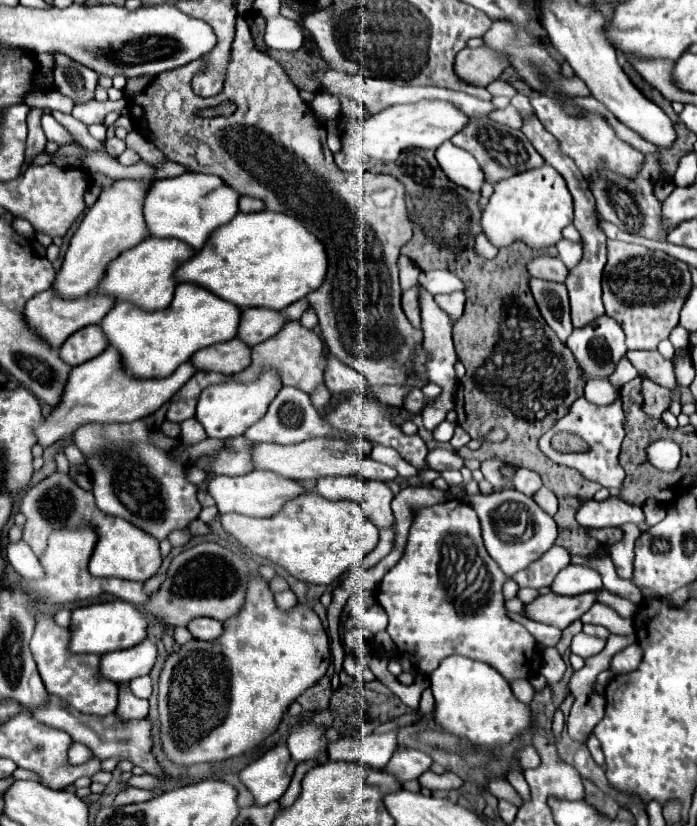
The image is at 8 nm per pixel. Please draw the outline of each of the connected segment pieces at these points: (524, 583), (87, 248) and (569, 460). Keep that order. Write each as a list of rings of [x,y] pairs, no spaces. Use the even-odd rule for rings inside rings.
[[[554,546],[540,560],[532,562],[528,568],[517,572],[514,581],[520,588],[529,587],[539,590],[542,586],[550,586],[556,574],[572,564],[572,556],[566,548]]]
[[[114,180],[110,188],[104,188],[100,198],[84,214],[78,230],[74,232],[68,252],[64,256],[62,270],[54,280],[54,288],[62,298],[84,298],[94,292],[104,278],[108,264],[120,256],[124,250],[140,244],[148,238],[148,228],[144,228],[144,216],[140,204],[144,204],[144,192],[148,192],[150,180]]]
[[[578,398],[572,408],[568,410],[568,414],[564,418],[560,418],[542,438],[540,438],[540,450],[556,464],[560,466],[568,466],[568,468],[574,468],[578,472],[582,472],[584,478],[592,480],[592,482],[598,482],[602,484],[604,488],[622,488],[622,480],[624,480],[624,470],[618,462],[618,452],[620,452],[620,444],[622,444],[622,438],[624,438],[624,412],[622,412],[622,406],[620,402],[612,404],[612,406],[594,406],[590,402],[586,402],[584,398]],[[558,432],[568,432],[568,434],[576,434],[580,436],[584,442],[590,444],[590,452],[580,452],[580,454],[562,454],[562,452],[556,452],[552,446],[550,446],[550,440],[554,434]]]

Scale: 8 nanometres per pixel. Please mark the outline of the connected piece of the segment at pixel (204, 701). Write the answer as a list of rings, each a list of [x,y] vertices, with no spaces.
[[[250,580],[248,584],[248,594],[246,594],[246,604],[242,608],[242,612],[238,616],[234,616],[232,620],[226,620],[224,622],[224,634],[214,640],[212,644],[194,644],[194,646],[186,646],[186,650],[182,648],[182,652],[186,656],[178,656],[178,652],[170,654],[162,666],[162,672],[160,672],[160,682],[158,682],[158,688],[160,688],[160,694],[158,694],[158,718],[160,718],[160,740],[162,740],[162,750],[164,754],[168,756],[170,762],[174,764],[182,764],[182,766],[190,766],[190,764],[200,764],[200,762],[214,762],[214,760],[226,760],[226,758],[232,758],[232,756],[242,756],[246,754],[248,750],[256,748],[262,740],[266,740],[270,734],[276,732],[278,724],[282,722],[282,716],[284,712],[288,710],[288,706],[292,702],[296,702],[296,698],[300,694],[304,694],[310,686],[314,686],[328,670],[330,666],[330,646],[328,646],[328,636],[326,636],[326,630],[320,622],[320,618],[316,616],[316,612],[306,606],[306,604],[296,604],[290,612],[282,612],[276,604],[274,604],[274,596],[268,588],[268,584],[264,580]]]

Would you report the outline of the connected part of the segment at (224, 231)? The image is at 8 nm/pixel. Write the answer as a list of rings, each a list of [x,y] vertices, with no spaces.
[[[262,210],[254,214],[238,212],[230,224],[218,228],[210,236],[208,244],[192,260],[188,260],[176,270],[176,278],[178,282],[196,282],[198,286],[204,286],[206,290],[236,304],[242,310],[244,308],[282,310],[288,304],[320,288],[326,270],[328,270],[328,256],[324,252],[324,244],[320,244],[320,240],[316,240],[316,236],[312,236],[312,232],[304,228],[304,224],[300,224],[294,216]]]

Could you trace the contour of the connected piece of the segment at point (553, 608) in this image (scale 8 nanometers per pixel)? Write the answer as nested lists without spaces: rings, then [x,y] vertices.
[[[596,591],[584,592],[580,596],[556,596],[540,594],[526,606],[528,618],[544,624],[552,624],[564,630],[570,622],[578,620],[596,601]]]

